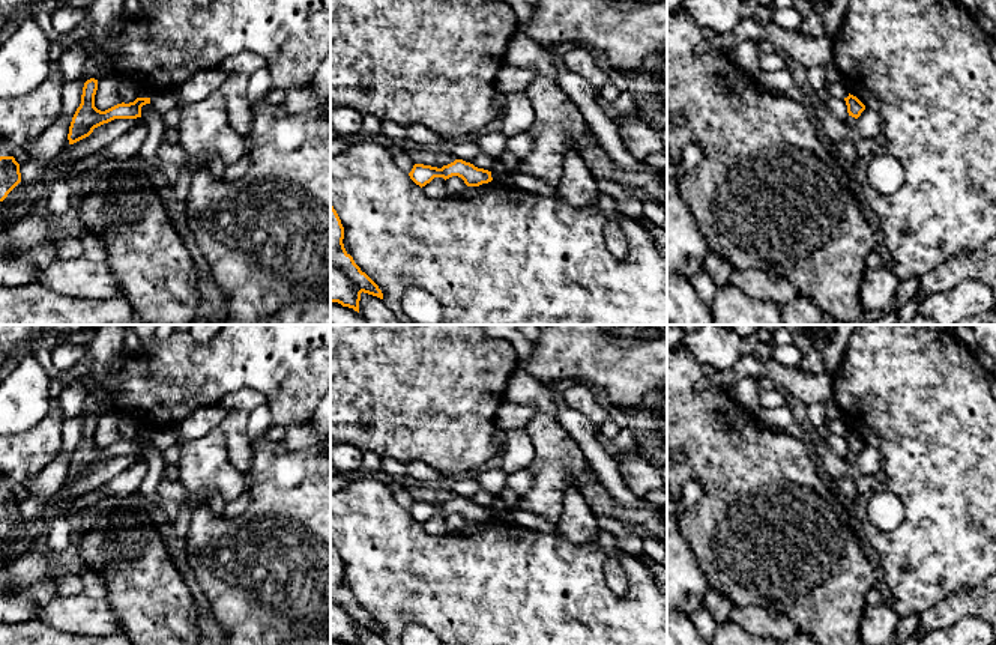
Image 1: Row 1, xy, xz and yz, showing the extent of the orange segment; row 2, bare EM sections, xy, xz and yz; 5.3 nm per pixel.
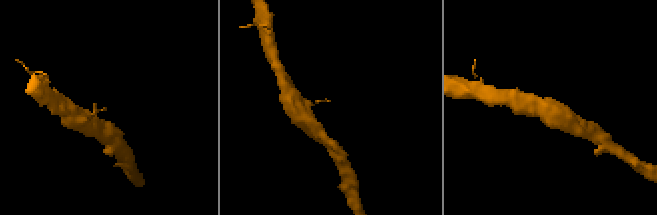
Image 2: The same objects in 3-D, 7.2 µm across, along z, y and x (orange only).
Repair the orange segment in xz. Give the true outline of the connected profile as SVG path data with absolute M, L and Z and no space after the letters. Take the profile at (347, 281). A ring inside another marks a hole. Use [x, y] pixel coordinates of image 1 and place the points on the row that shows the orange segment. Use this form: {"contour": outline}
{"contour": "M330 203L330 302L338 302L359 313L362 292L380 299L383 299L383 293L355 263L346 251L343 239L344 227Z"}

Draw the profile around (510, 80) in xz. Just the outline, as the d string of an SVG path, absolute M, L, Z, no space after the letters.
M505 68L496 77L496 87L505 95L521 92L526 90L536 75L536 71L527 68Z

